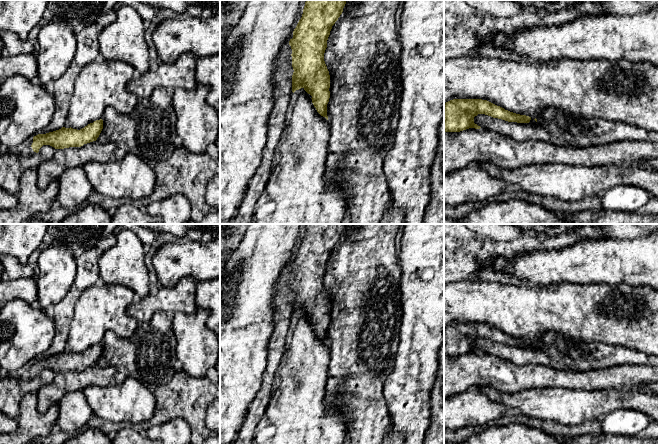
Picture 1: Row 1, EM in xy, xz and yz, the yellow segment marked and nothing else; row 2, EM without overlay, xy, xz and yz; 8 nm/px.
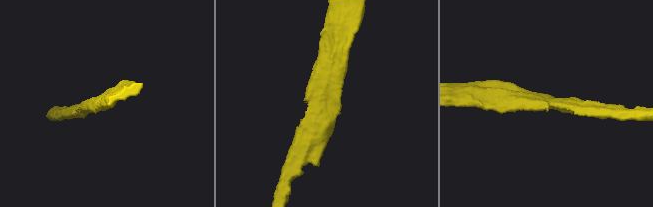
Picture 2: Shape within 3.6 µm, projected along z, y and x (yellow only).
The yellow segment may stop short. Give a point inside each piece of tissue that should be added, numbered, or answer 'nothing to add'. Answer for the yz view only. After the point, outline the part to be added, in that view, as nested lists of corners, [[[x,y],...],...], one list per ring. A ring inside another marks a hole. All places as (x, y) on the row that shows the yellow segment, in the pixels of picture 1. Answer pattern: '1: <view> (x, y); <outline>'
nothing to add

